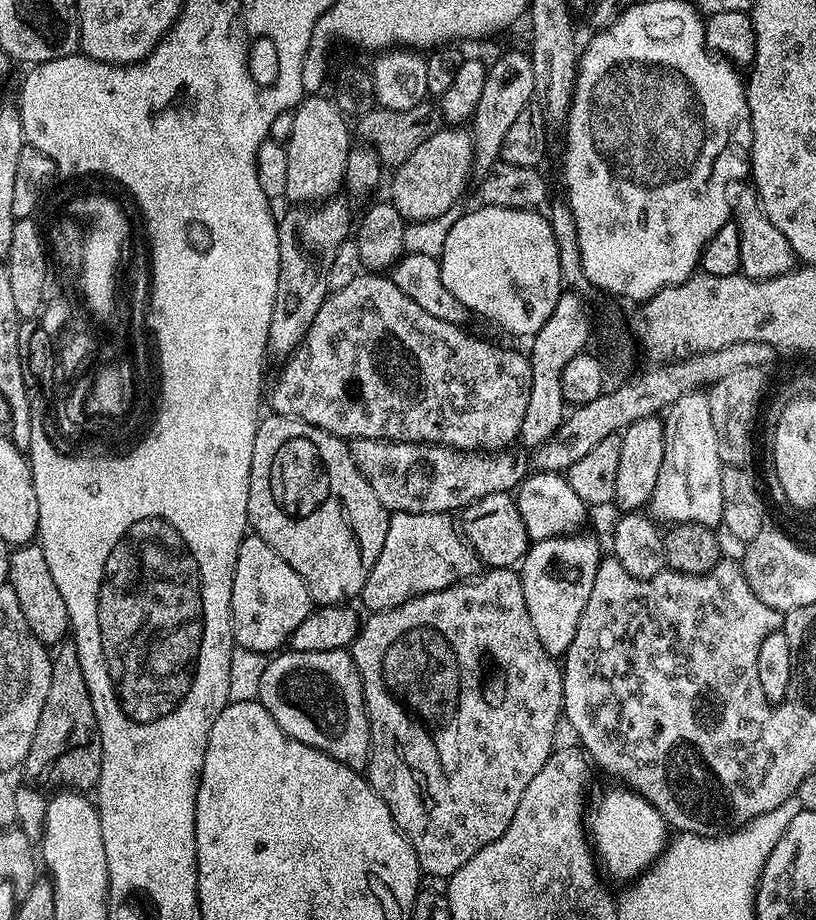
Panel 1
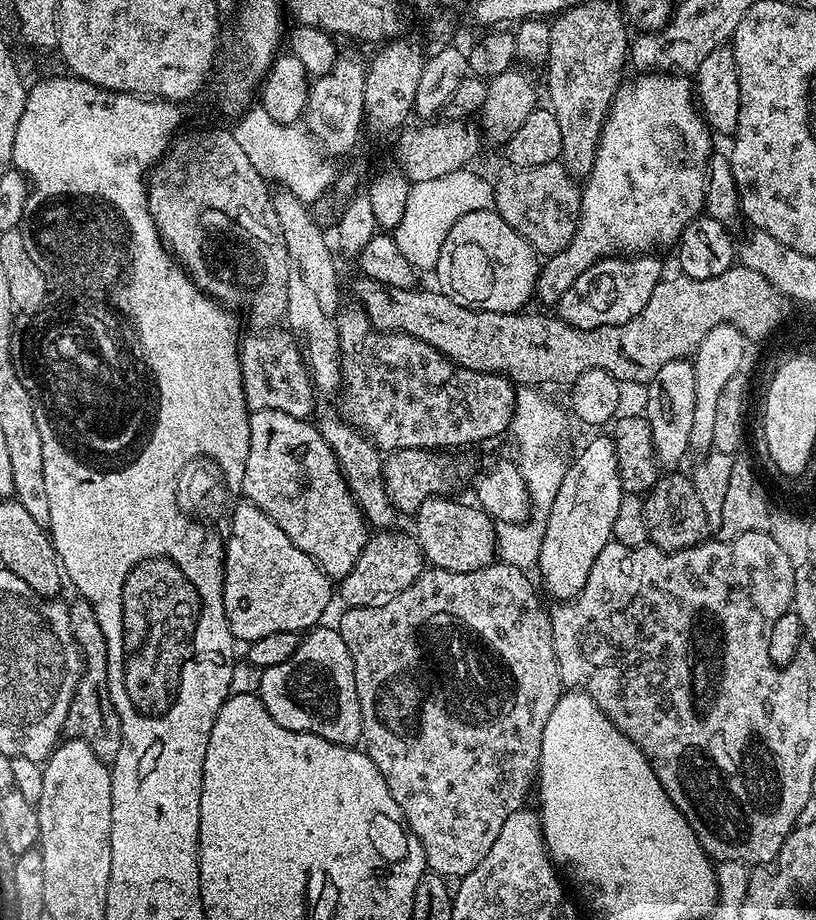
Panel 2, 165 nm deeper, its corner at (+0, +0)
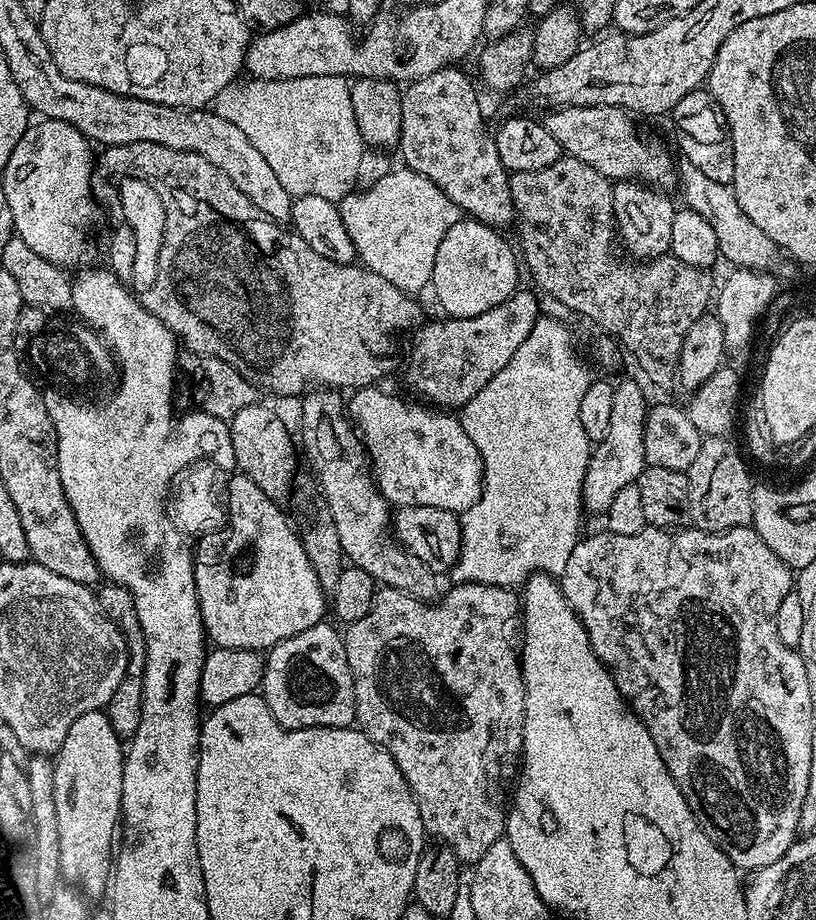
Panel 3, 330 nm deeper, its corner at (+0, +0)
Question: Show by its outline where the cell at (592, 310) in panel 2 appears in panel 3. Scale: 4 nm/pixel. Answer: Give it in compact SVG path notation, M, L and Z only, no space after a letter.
M618 180L613 183L615 231L618 240L624 243L623 251L629 257L643 262L653 256L666 256L672 251L670 233L677 205L672 204L671 195L657 190L639 180Z

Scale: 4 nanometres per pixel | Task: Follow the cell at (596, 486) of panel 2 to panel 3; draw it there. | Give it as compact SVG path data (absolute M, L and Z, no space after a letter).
M624 380L614 387L614 403L610 413L610 430L593 447L588 460L586 478L582 486L583 507L592 512L607 513L610 501L618 495L622 486L636 483L646 467L644 458L644 427L648 417L649 401L644 401L644 392L632 380Z

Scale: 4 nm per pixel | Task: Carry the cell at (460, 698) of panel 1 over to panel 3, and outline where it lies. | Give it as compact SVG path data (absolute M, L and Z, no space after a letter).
M458 584L448 589L441 595L440 599L435 602L425 602L418 598L410 598L406 594L402 594L398 590L384 586L379 589L372 597L372 605L366 614L366 618L358 618L358 622L347 625L343 629L342 635L344 645L346 646L346 658L350 662L350 674L354 678L354 698L356 699L356 724L361 732L365 732L378 746L382 746L382 750L386 750L386 754L390 754L390 758L394 758L394 762L398 766L398 770L402 772L402 778L410 793L411 799L414 801L414 809L420 815L420 827L425 833L428 832L433 836L433 841L439 842L441 845L447 846L454 855L462 862L475 862L482 858L482 854L486 854L486 850L490 850L490 846L494 846L494 842L501 839L506 832L506 805L510 800L510 789L513 787L514 781L518 776L518 769L522 763L522 753L524 750L524 676L520 672L520 658L518 648L512 645L512 631L517 631L518 617L522 612L522 604L518 599L517 593L512 588L499 588L498 586L490 586L489 584Z

